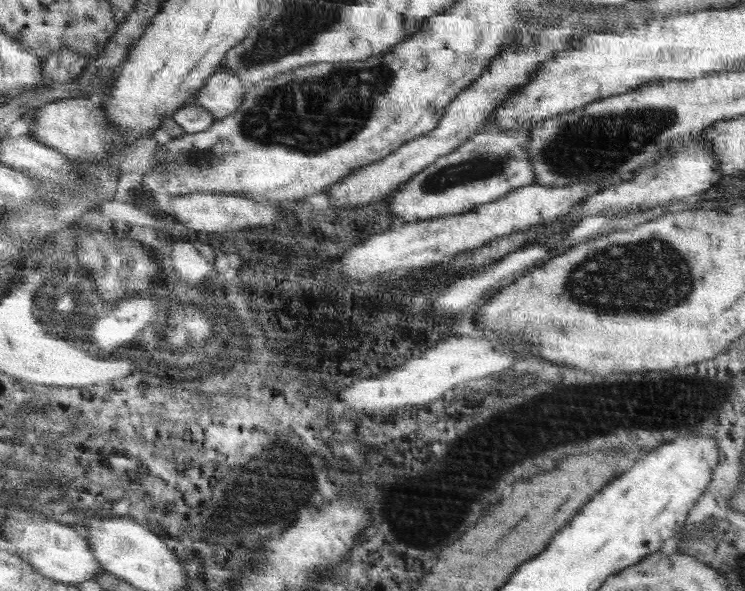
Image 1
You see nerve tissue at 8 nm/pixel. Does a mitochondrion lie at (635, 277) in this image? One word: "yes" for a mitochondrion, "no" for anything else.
yes

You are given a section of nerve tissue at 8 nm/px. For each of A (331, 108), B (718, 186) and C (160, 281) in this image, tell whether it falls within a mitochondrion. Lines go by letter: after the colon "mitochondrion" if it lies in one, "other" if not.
A: mitochondrion
B: other
C: other

